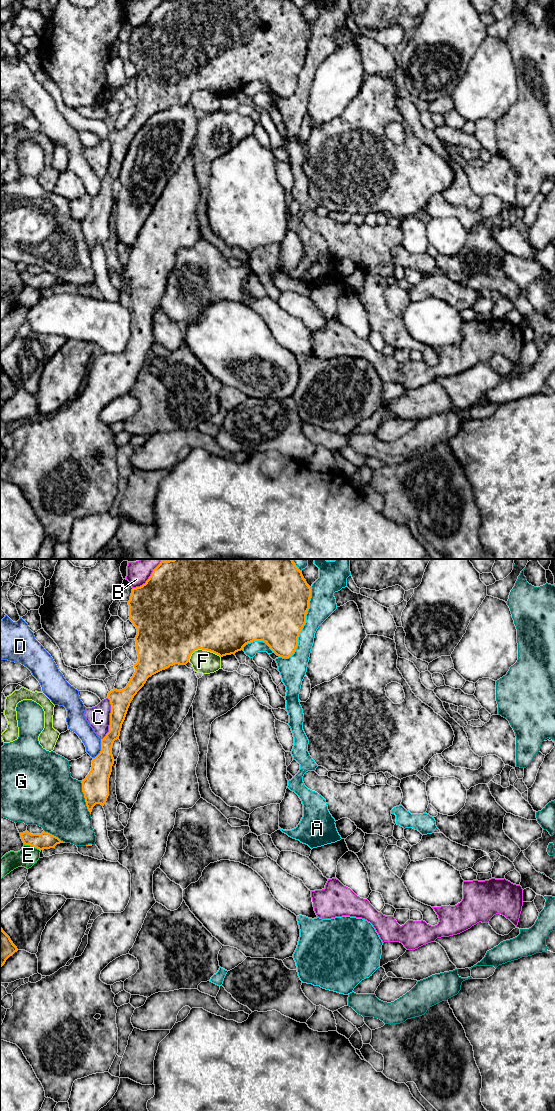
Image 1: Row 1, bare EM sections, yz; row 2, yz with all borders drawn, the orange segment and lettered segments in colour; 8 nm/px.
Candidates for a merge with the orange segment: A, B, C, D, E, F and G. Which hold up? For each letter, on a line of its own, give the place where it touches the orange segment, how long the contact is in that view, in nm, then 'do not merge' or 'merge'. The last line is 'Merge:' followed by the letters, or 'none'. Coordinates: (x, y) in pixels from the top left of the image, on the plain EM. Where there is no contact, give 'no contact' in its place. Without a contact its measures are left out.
A: yz (302, 67) | 600 nm | do not merge
B: yz (149, 18) | 320 nm | do not merge
C: yz (110, 158) | 340 nm | do not merge
D: yz (101, 189) | 170 nm | do not merge
E: yz (32, 285) | 150 nm | do not merge
F: yz (202, 89) | 260 nm | do not merge
G: yz (84, 237) | 280 nm | do not merge
Merge: none

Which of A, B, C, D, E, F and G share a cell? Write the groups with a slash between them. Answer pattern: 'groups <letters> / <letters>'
groups A / B / C / D / E / F / G

